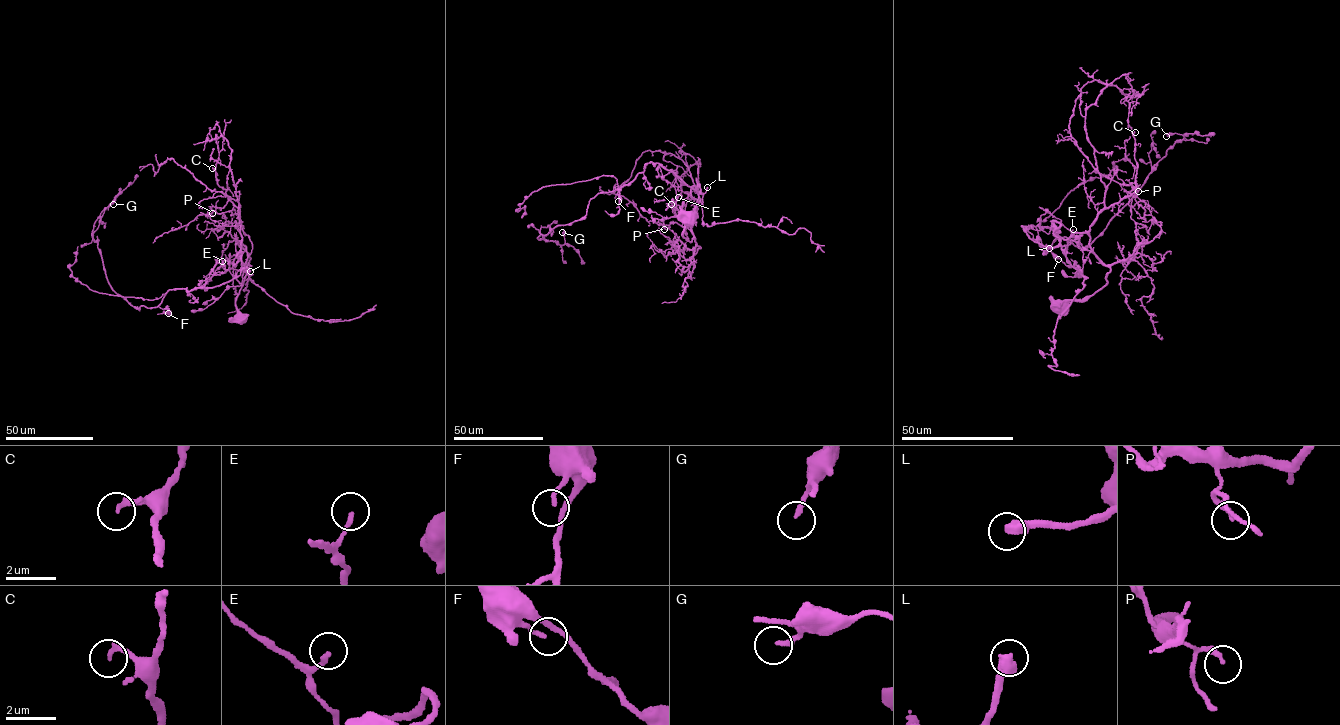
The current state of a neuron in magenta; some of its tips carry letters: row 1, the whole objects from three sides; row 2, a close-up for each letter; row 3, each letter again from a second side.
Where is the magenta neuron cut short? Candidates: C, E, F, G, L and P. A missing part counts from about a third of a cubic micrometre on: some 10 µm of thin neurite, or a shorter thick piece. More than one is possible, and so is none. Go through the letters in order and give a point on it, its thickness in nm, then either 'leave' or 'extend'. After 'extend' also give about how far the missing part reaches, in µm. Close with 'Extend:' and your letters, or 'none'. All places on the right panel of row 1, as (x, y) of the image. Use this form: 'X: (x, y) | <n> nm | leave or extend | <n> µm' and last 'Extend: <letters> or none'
C: (1135, 132) | 200 nm | extend | 7 µm
E: (1073, 229) | 170 nm | leave
F: (1058, 259) | 130 nm | leave
G: (1166, 136) | 190 nm | leave
L: (1049, 248) | 440 nm | extend | 80 µm
P: (1138, 191) | 200 nm | leave
Extend: C, L

